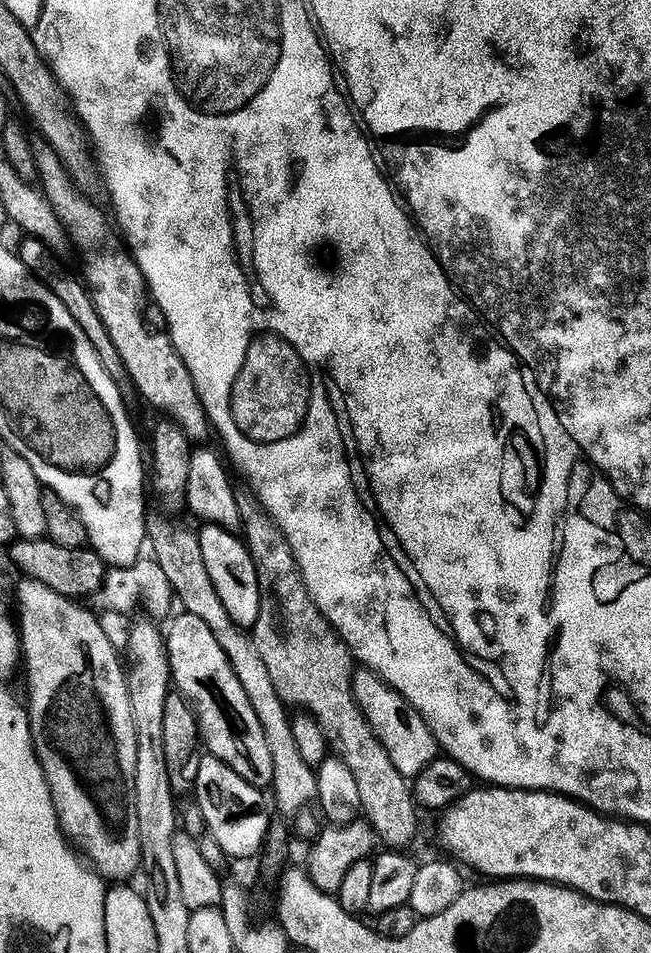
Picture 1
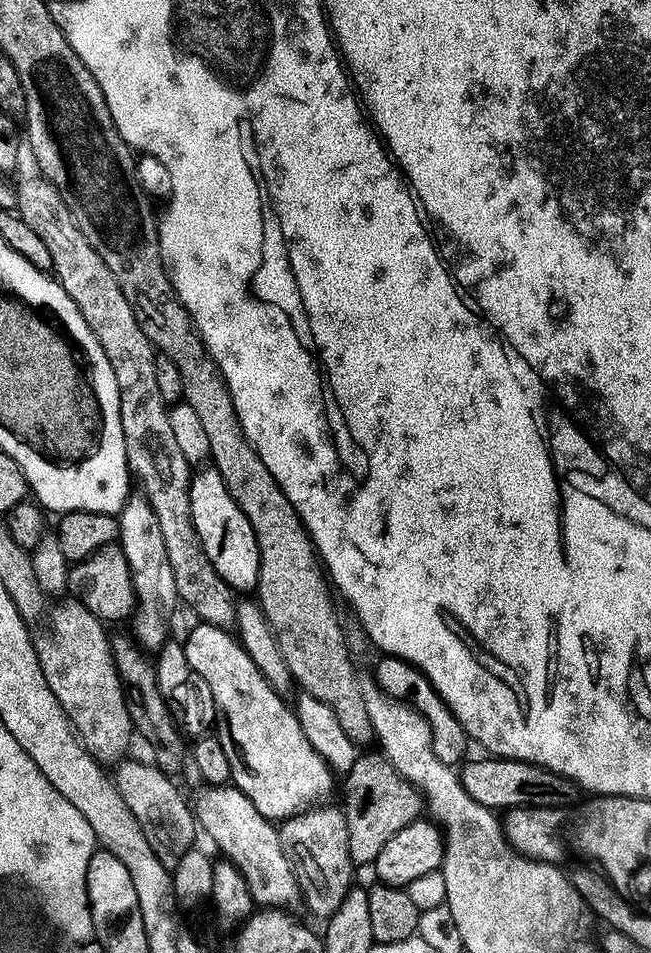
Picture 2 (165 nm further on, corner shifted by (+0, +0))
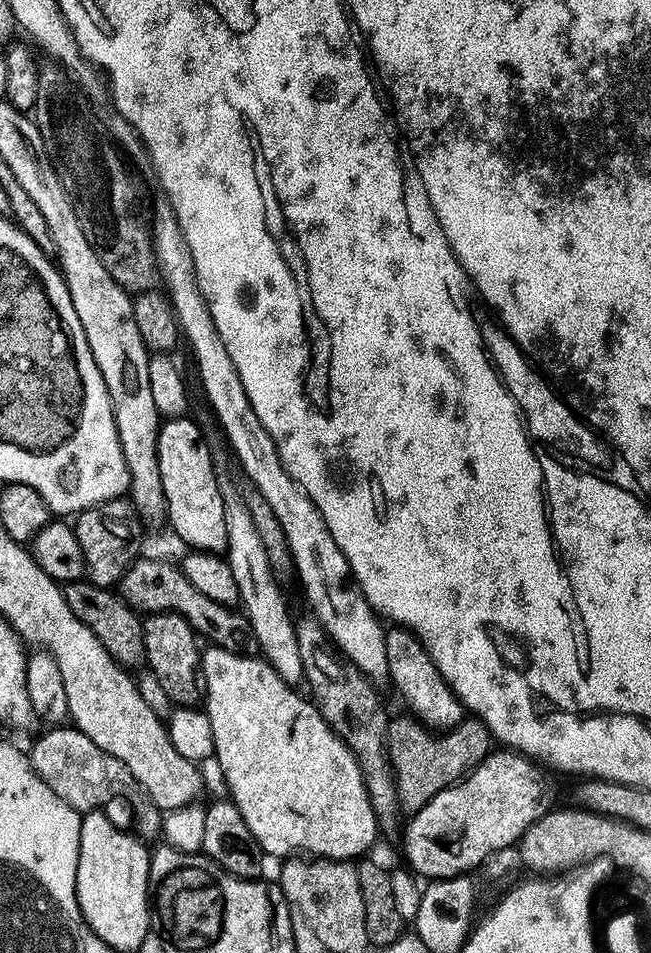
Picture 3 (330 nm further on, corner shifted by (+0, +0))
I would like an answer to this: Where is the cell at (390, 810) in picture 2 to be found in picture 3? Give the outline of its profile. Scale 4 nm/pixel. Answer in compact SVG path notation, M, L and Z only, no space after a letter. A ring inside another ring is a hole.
M393 715L388 722L388 757L396 771L396 785L398 786L398 798L400 807L405 813L414 814L422 810L442 790L449 788L464 779L465 775L477 768L488 756L494 744L492 731L485 726L479 718L466 718L462 723L455 724L447 730L433 730L419 720L408 716Z

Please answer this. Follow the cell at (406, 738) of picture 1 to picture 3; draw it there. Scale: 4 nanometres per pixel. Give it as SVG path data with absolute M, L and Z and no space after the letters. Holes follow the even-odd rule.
M392 626L385 631L386 654L390 680L396 683L404 700L413 708L415 719L433 730L447 730L466 719L464 703L456 697L456 692L444 680L432 656L424 648L424 643L416 637L412 629Z

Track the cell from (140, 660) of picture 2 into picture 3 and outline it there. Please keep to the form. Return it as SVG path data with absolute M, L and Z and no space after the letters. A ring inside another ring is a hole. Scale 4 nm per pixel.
M87 582L65 583L62 591L72 613L94 633L98 642L102 642L102 646L106 646L106 650L125 669L139 669L145 663L144 620L123 595L117 594L113 589L99 588Z

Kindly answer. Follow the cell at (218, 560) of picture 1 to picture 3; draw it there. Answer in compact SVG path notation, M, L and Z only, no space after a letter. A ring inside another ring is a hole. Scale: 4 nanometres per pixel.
M187 415L173 416L160 425L158 434L158 470L162 478L162 490L168 503L167 523L171 531L181 537L189 549L201 552L223 553L228 546L223 499L220 496L218 470L212 465L212 452L200 433L200 428Z

